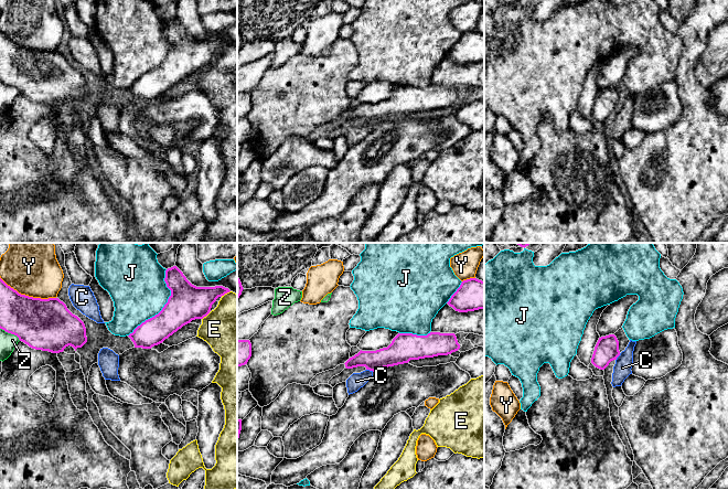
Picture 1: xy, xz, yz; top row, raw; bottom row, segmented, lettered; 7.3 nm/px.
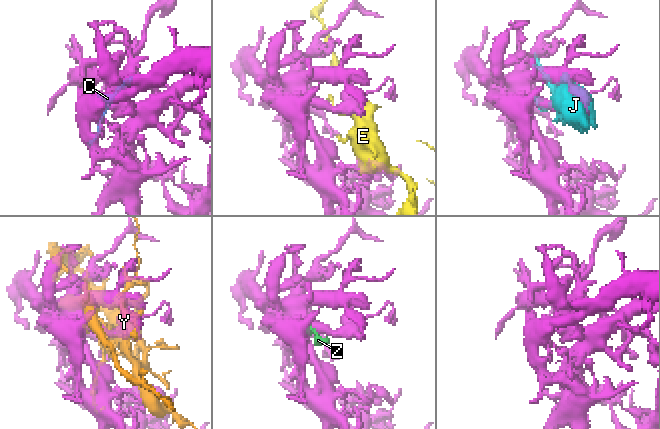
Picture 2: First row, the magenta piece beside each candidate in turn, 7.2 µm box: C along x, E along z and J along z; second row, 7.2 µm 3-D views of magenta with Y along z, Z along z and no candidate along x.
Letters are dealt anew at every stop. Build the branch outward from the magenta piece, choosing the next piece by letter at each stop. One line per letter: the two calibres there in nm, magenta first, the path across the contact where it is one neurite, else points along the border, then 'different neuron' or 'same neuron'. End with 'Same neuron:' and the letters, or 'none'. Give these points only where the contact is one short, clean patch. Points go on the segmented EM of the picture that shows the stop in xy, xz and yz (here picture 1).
C: calibres 180 and 120 nm; different neuron
E: calibres 260 and 440 nm; different neuron
J: calibres 260 and 400 nm; different neuron
Y: calibres 380 and 400 nm; different neuron
Z: calibres 360 and 120 nm; different neuron
Same neuron: none

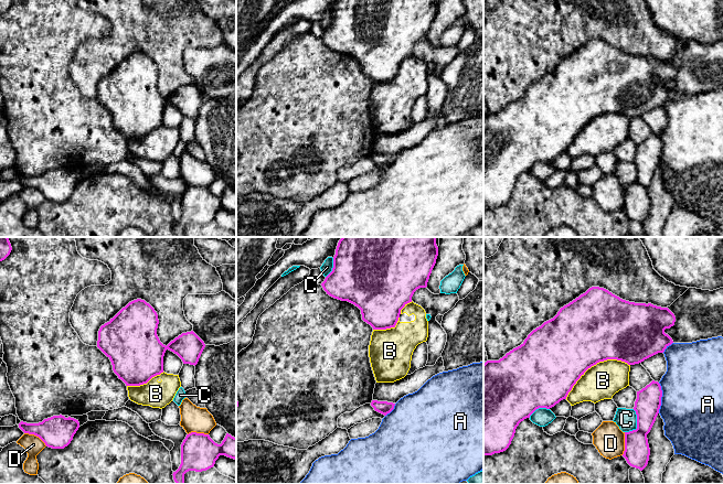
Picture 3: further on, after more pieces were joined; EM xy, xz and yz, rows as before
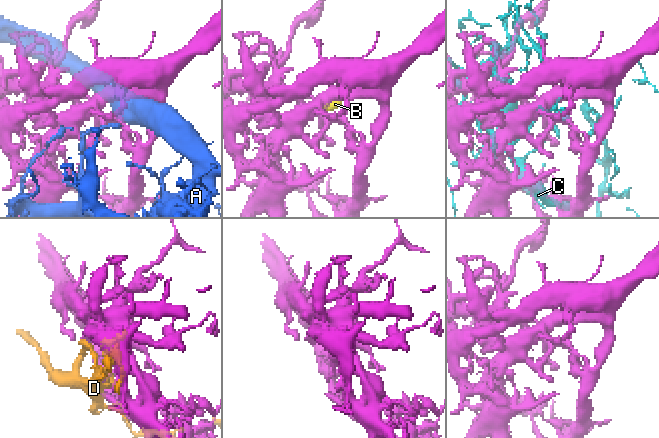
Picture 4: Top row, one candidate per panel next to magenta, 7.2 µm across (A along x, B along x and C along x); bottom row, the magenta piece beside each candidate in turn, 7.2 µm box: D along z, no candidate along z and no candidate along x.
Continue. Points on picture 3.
A: calibres 190 and 440 nm; different neuron
B: calibres 480 and 260 nm; different neuron
C: calibres 190 and 160 nm; different neuron
D: calibres 240 and 140 nm; different neuron
Same neuron: none

